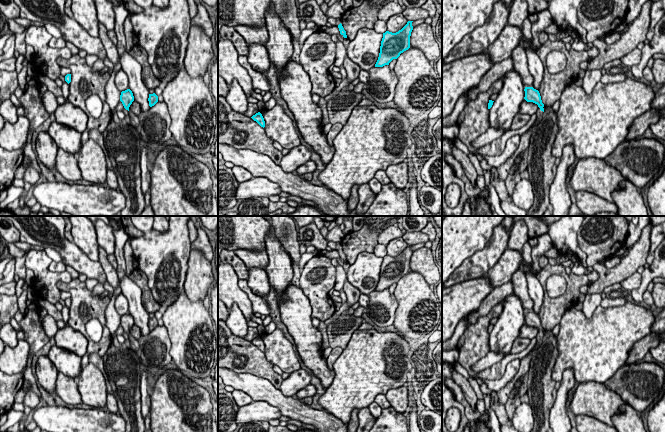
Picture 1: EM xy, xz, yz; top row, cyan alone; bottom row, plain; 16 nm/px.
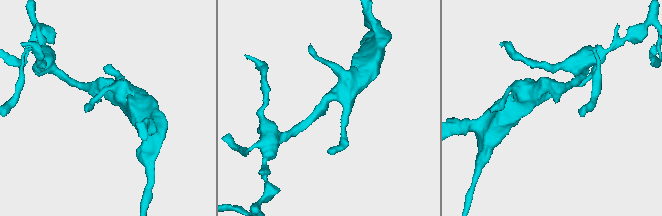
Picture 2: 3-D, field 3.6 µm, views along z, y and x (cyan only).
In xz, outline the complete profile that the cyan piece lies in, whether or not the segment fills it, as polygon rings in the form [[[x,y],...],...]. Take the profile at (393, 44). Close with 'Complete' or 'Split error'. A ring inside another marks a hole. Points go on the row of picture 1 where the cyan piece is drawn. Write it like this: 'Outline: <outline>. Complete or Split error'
Outline: [[[413,21],[407,24],[398,32],[392,33],[386,31],[380,46],[380,53],[375,67],[383,67],[389,65],[393,59],[397,59],[401,53],[410,48],[410,36],[413,30]]]. Complete

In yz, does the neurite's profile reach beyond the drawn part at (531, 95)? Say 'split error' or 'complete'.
split error

